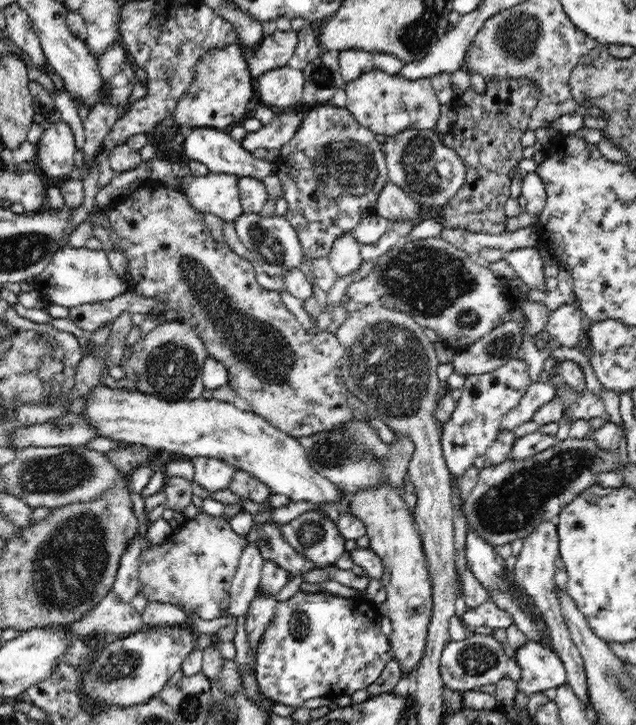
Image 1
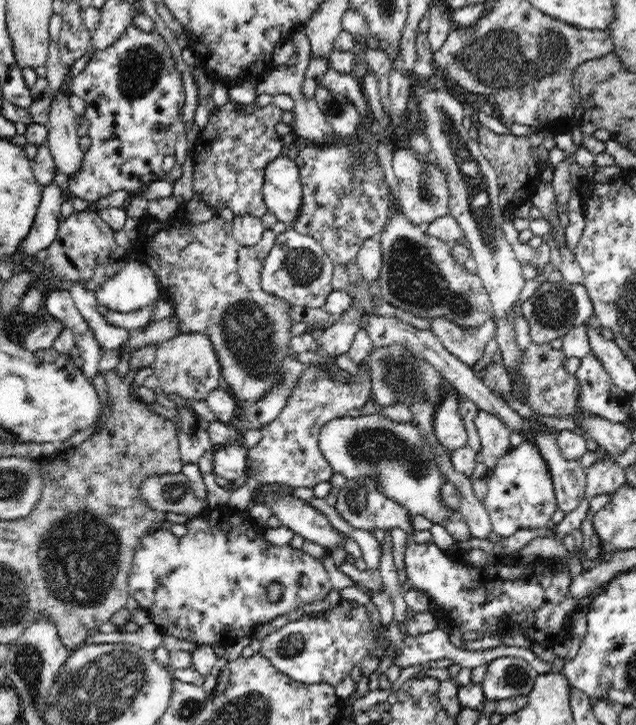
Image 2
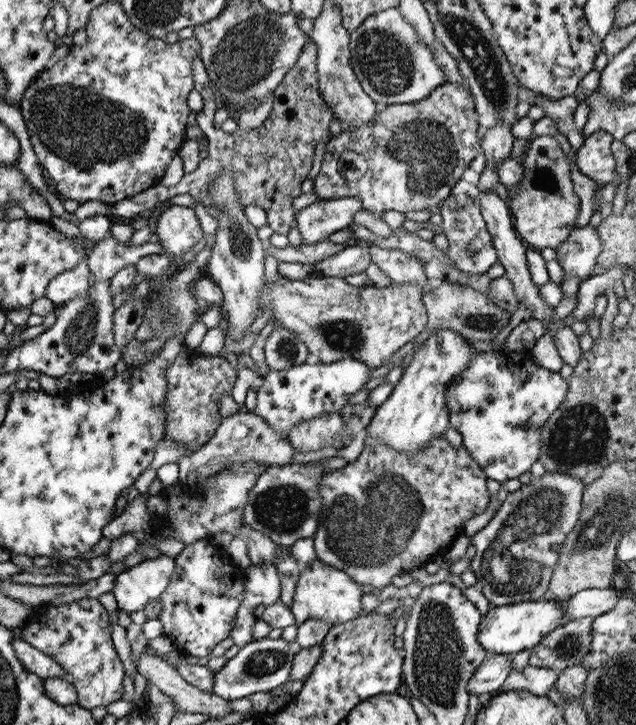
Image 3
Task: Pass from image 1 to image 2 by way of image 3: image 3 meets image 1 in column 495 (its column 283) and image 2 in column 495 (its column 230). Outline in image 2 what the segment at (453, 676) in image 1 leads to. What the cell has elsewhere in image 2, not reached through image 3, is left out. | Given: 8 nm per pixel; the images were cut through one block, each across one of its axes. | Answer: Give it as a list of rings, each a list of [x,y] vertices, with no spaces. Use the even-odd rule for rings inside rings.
[[[500,656],[488,664],[482,680],[486,700],[510,700],[516,696],[528,696],[534,692],[536,678],[540,674],[518,656]]]

